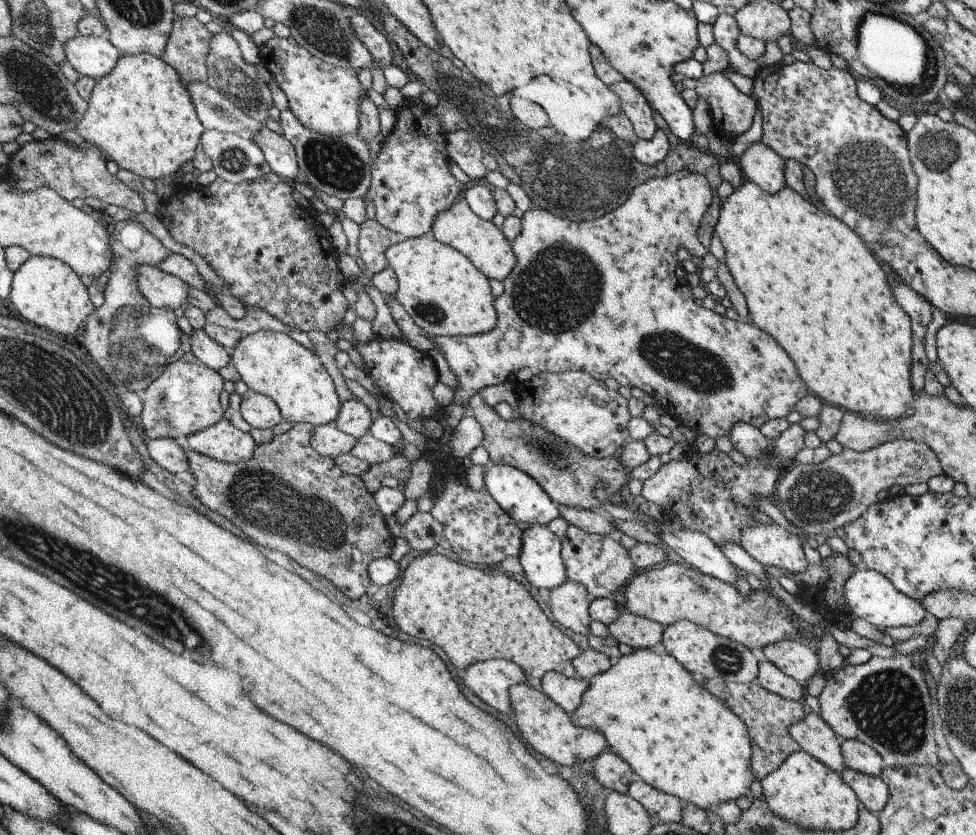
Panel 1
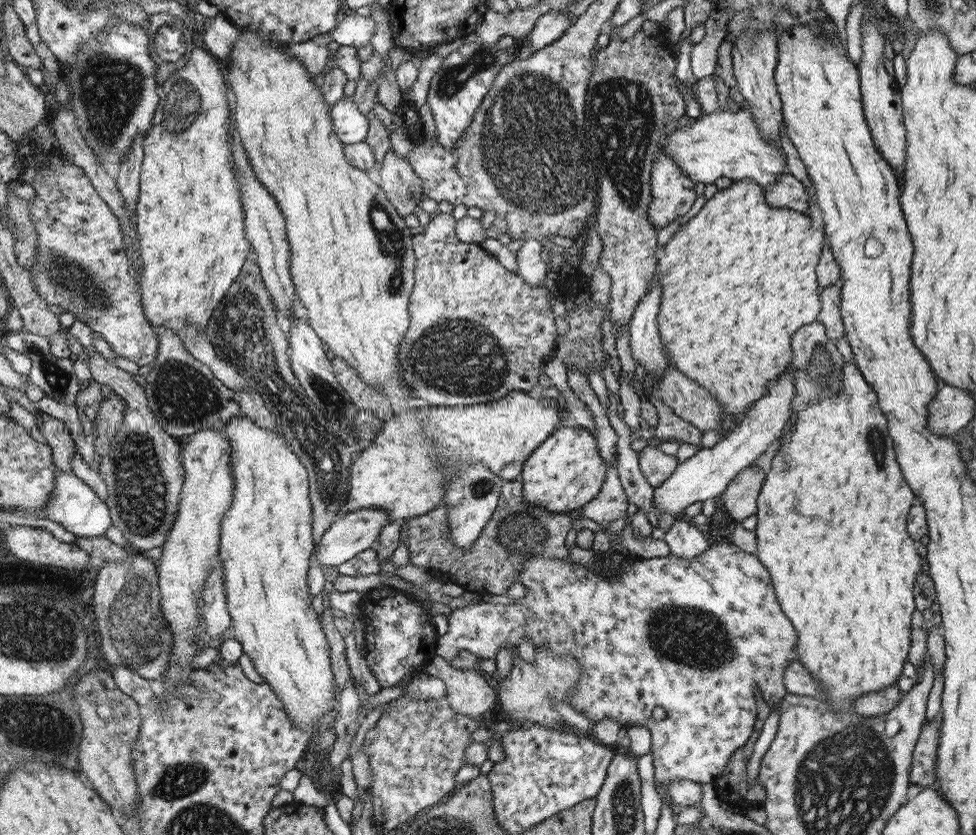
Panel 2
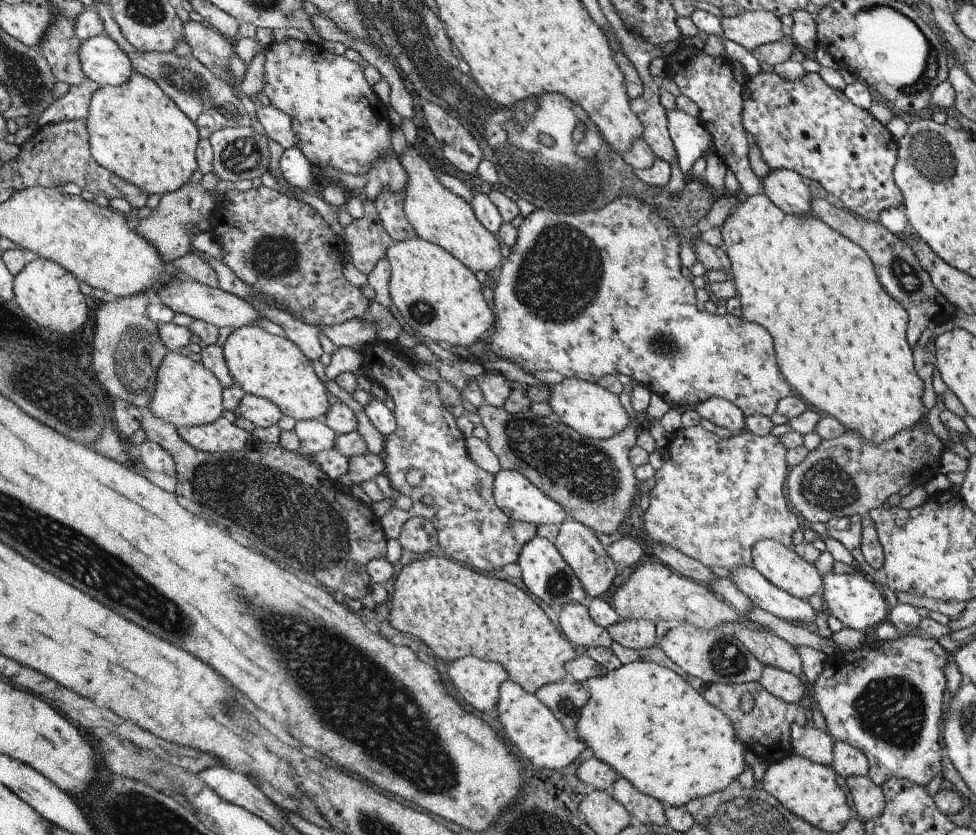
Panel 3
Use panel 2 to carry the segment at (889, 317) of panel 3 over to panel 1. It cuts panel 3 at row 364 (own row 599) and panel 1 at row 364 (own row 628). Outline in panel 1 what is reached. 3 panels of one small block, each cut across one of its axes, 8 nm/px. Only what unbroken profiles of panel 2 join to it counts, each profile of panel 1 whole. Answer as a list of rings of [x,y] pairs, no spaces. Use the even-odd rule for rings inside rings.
[[[744,181],[722,203],[720,217],[715,226],[715,234],[718,235],[722,246],[724,246],[725,258],[723,261],[729,268],[736,286],[745,296],[753,324],[766,331],[788,353],[810,393],[816,395],[825,404],[838,406],[844,411],[852,411],[872,419],[892,420],[910,413],[915,395],[911,381],[911,348],[913,345],[911,318],[898,304],[893,288],[884,272],[885,269],[882,268],[880,262],[876,261],[866,243],[855,233],[855,229],[851,229],[845,222],[826,214],[811,204],[808,199],[805,199],[788,184],[775,193],[769,193],[755,182]]]

